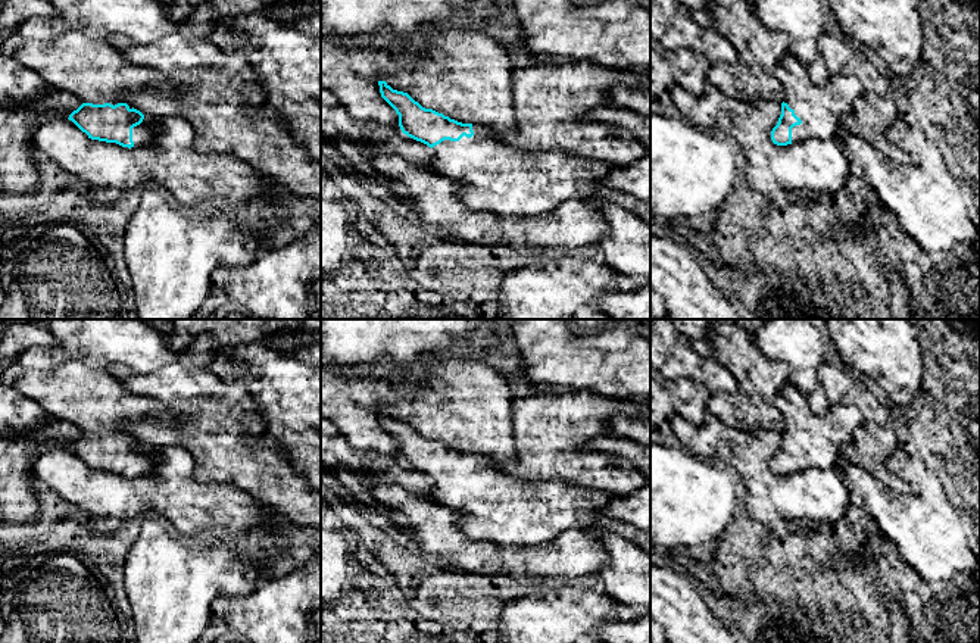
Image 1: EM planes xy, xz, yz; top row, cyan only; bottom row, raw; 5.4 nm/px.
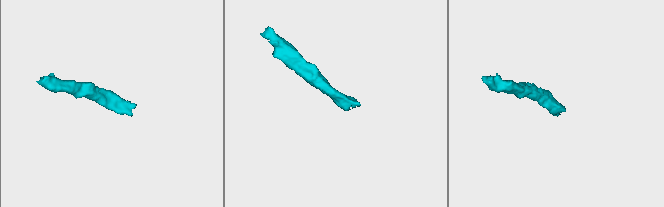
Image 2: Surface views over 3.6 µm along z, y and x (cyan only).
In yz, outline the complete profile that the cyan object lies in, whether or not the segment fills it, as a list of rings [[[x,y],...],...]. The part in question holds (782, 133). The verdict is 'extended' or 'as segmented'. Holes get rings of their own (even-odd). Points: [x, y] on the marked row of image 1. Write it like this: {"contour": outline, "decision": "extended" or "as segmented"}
{"contour": [[[789,51],[778,60],[774,77],[784,90],[781,115],[771,131],[777,146],[833,138],[840,131],[840,118],[861,94],[853,77],[831,75],[825,85],[814,84],[802,62]]], "decision": "extended"}

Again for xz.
{"contour": [[[378,81],[381,97],[399,115],[399,127],[408,137],[433,149],[433,171],[459,187],[461,200],[475,212],[502,216],[539,216],[569,200],[615,199],[624,209],[650,225],[650,202],[608,188],[605,178],[619,166],[569,156],[565,152],[525,150],[496,137],[489,127],[462,124],[433,109],[422,107],[408,93]]], "decision": "extended"}

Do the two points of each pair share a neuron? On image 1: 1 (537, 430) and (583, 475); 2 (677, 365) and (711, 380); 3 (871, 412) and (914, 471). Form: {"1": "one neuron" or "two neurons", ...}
{"1": "one neuron", "2": "one neuron", "3": "two neurons"}

